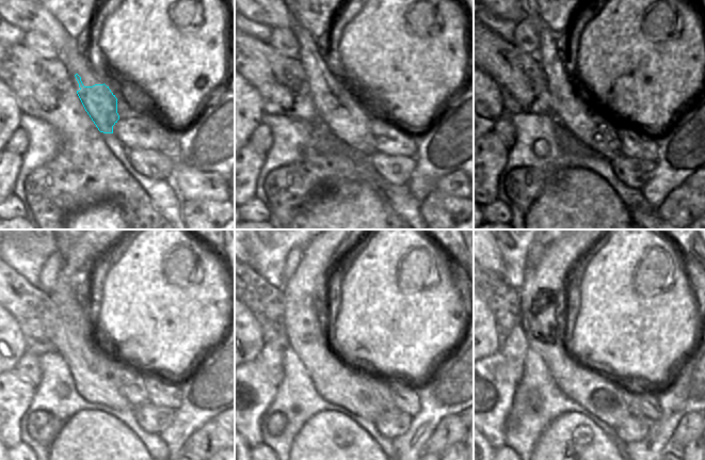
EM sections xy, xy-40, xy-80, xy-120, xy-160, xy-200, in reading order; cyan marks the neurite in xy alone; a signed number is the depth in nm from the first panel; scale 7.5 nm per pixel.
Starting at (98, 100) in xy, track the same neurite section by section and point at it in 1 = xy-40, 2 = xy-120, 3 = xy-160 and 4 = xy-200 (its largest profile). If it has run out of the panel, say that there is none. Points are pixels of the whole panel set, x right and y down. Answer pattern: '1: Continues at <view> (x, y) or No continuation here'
1: Continues at xy-40 (336, 106)
2: Continues at xy-120 (101, 375)
3: Continues at xy-160 (359, 390)
4: Continues at xy-200 (599, 394).

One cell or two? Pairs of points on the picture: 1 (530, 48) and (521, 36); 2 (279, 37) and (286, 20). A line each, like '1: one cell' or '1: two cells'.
1: one cell
2: two cells

